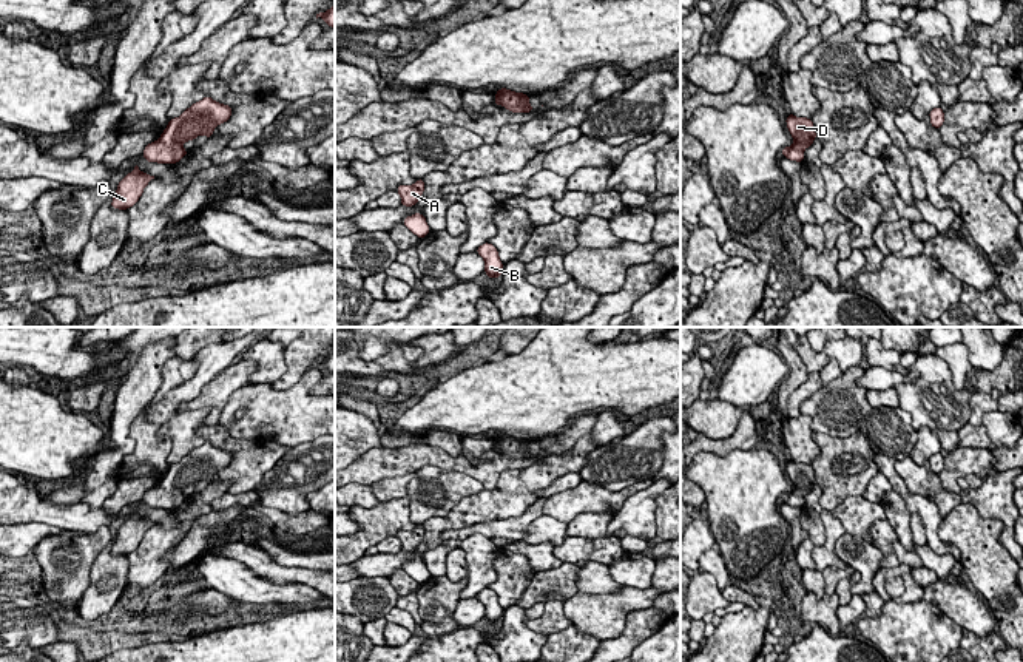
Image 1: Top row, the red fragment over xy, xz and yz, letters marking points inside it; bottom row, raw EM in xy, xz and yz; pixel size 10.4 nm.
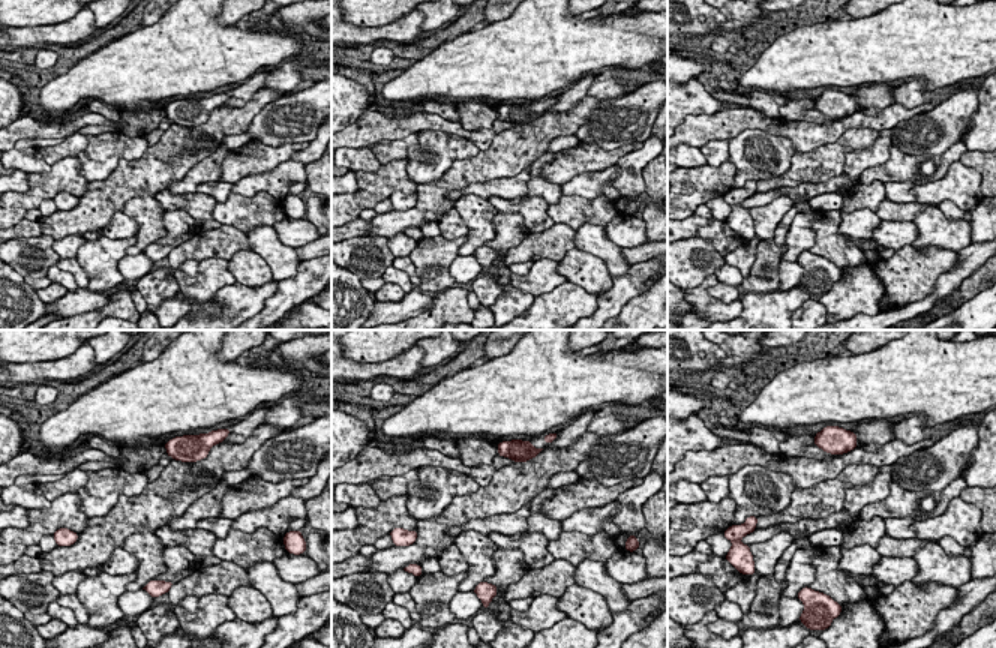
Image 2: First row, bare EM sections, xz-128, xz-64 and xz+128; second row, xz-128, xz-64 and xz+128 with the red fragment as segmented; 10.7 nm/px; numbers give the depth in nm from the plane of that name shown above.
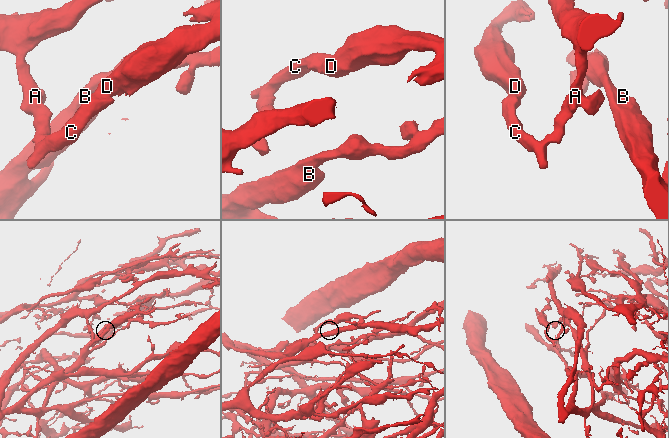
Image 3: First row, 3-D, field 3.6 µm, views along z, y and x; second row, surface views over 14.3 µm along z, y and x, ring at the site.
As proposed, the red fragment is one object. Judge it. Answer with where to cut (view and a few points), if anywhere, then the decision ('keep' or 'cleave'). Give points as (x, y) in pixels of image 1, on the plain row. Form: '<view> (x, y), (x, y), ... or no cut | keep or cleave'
no cut | keep

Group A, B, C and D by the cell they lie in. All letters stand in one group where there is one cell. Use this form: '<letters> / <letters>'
A B C D

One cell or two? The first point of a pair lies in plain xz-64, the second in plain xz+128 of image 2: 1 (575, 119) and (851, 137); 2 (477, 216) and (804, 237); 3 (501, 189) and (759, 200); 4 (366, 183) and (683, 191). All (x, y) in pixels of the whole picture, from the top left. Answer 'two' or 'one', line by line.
1: one
2: one
3: one
4: one

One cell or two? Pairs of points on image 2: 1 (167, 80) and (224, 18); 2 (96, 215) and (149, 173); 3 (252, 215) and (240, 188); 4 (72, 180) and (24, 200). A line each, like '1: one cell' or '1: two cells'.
1: two cells
2: one cell
3: two cells
4: one cell

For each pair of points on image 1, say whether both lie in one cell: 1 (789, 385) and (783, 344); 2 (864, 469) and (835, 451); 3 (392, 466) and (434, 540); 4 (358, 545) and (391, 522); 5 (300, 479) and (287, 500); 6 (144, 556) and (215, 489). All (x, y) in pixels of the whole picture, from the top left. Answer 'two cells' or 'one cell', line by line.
1: one cell
2: one cell
3: two cells
4: one cell
5: one cell
6: one cell

